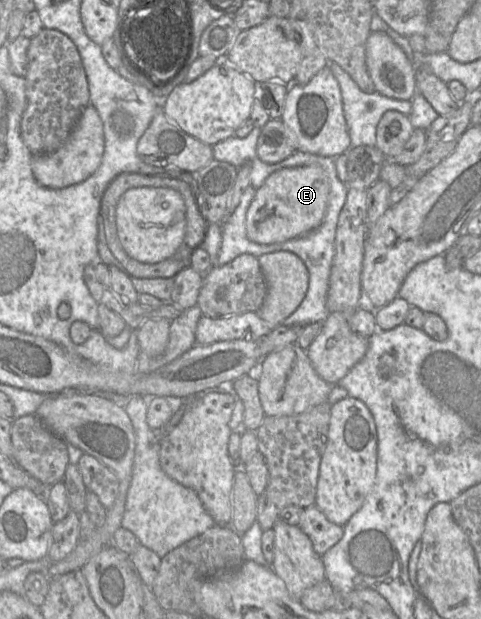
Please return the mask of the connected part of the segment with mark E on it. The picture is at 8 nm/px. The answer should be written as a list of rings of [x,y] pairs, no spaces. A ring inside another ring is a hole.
[[[319,164],[273,172],[256,190],[247,210],[247,237],[259,244],[282,243],[316,229],[325,216],[329,192],[328,175]]]

